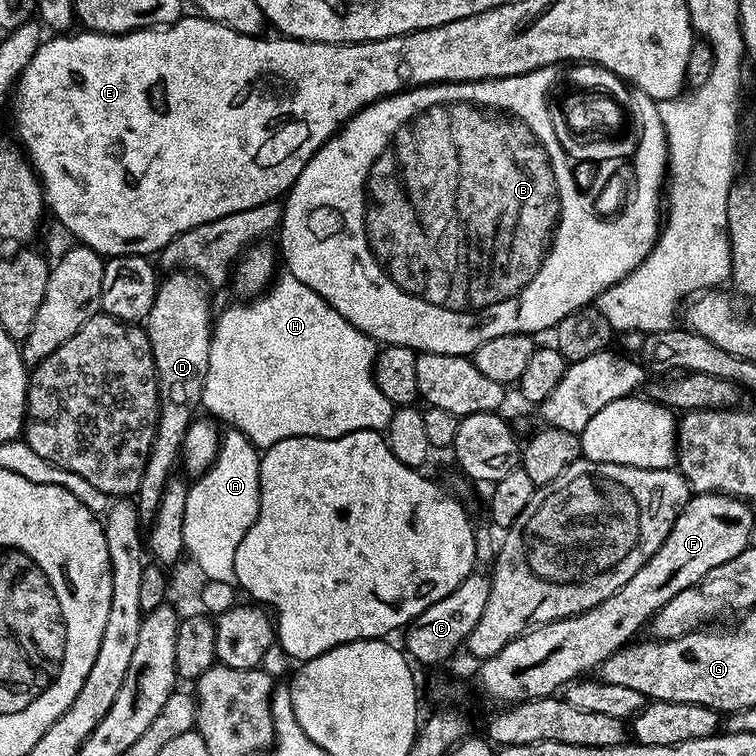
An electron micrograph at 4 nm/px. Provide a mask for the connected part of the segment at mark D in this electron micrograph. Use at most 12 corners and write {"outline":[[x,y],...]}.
{"outline":[[172,270],[146,321],[158,426],[135,506],[154,518],[201,411],[214,327],[200,277]]}

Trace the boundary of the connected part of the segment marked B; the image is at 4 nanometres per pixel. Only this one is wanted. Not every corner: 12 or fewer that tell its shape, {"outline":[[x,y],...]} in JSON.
{"outline":[[555,67],[351,116],[278,252],[381,345],[555,329],[650,255]]}

